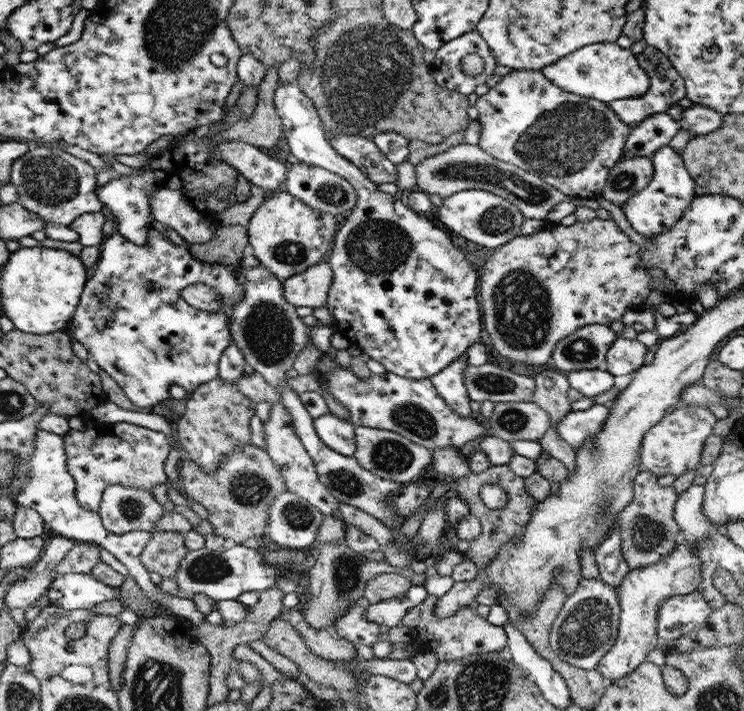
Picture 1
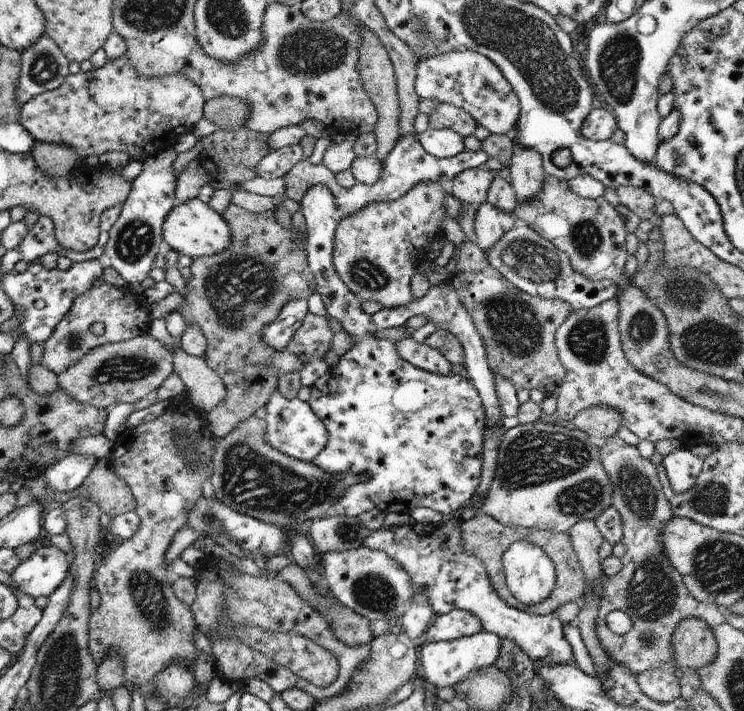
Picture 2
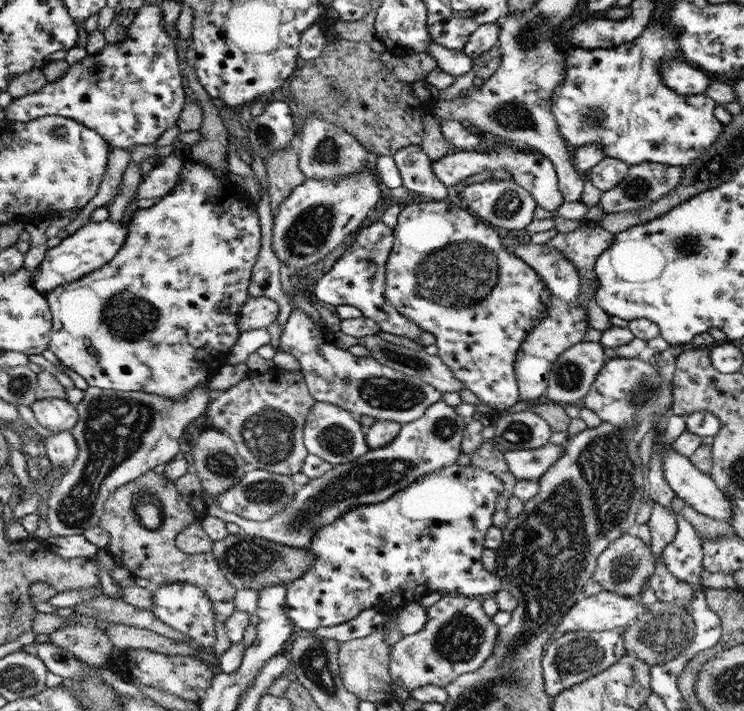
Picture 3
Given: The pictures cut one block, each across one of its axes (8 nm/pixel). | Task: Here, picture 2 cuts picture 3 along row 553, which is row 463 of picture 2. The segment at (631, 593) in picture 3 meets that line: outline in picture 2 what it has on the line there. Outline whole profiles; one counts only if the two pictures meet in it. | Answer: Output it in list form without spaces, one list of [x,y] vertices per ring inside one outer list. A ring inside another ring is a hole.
[[[616,435],[607,440],[606,446],[600,448],[600,461],[611,479],[613,485],[613,502],[611,506],[620,514],[623,527],[623,540],[626,546],[626,554],[621,558],[621,570],[607,578],[603,588],[603,598],[597,613],[595,632],[600,645],[604,648],[609,660],[616,665],[623,665],[632,672],[642,672],[646,669],[674,670],[675,663],[671,656],[671,637],[680,622],[690,618],[700,618],[711,628],[727,623],[727,614],[717,605],[706,605],[696,601],[683,584],[682,576],[666,555],[661,535],[669,521],[673,520],[670,502],[663,494],[660,480],[657,476],[657,468],[650,459],[644,459],[636,446],[630,446]],[[620,610],[627,613],[632,621],[632,628],[627,634],[614,634],[606,623],[606,617],[610,612]],[[649,635],[651,641],[645,637]]]

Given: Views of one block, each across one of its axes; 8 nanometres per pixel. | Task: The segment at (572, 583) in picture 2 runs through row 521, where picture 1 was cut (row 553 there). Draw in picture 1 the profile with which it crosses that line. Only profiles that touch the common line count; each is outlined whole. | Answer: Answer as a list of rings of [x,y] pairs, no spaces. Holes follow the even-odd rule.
[[[491,464],[490,468],[479,473],[470,471],[465,477],[458,478],[458,481],[454,483],[454,489],[456,496],[466,501],[471,514],[480,520],[480,536],[470,543],[469,551],[464,557],[466,560],[474,562],[478,566],[479,574],[483,574],[485,567],[494,559],[494,556],[504,545],[512,543],[512,541],[516,543],[516,539],[520,537],[520,533],[528,525],[528,521],[532,517],[532,509],[536,507],[536,503],[538,502],[526,492],[524,479],[521,476],[516,476],[506,464],[502,466]],[[486,483],[498,484],[506,489],[506,493],[508,493],[508,504],[504,508],[492,510],[482,502],[482,498],[480,498],[480,487]]]

